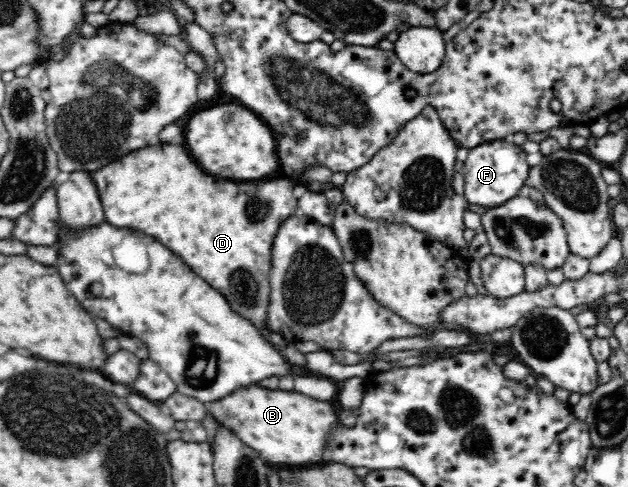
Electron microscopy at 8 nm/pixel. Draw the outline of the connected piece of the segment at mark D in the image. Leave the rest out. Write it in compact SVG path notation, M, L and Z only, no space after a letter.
M159 144L143 148L115 160L99 170L91 171L91 179L99 191L106 221L117 228L141 230L155 236L173 254L185 260L185 264L199 274L207 284L218 290L230 304L233 312L250 320L267 334L267 308L271 292L271 246L279 227L296 214L298 198L293 195L296 181L259 180L259 182L221 182L207 176L191 160L189 152L181 146Z

